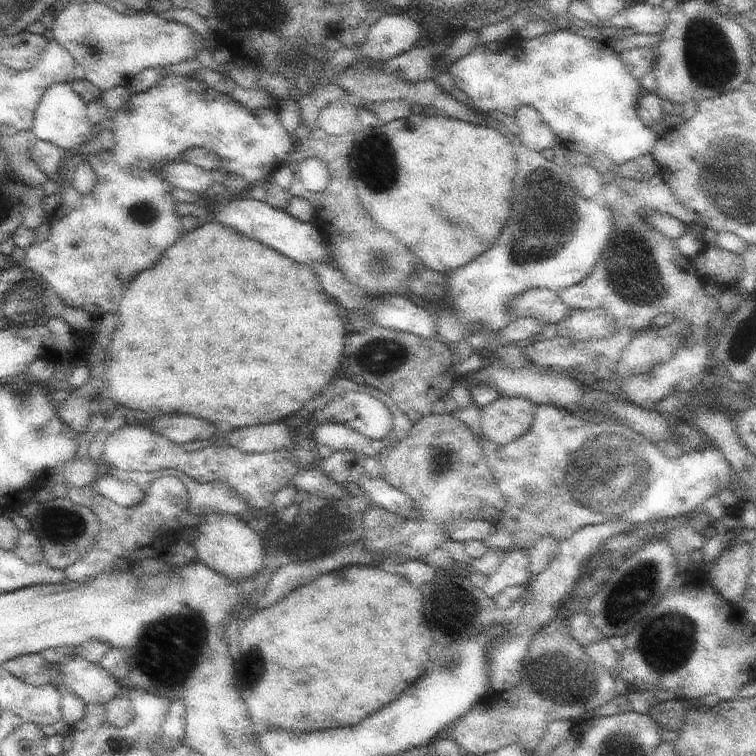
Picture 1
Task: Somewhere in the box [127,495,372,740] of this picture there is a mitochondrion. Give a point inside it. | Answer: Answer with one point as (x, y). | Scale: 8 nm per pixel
(166, 653)

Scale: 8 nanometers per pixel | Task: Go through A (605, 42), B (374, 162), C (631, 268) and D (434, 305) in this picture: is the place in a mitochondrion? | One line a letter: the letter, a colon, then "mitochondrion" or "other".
A: other
B: mitochondrion
C: mitochondrion
D: other

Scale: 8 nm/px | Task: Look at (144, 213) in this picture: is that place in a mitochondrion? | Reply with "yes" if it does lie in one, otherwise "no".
yes

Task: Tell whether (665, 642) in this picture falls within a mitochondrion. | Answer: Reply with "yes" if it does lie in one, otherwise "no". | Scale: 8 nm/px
yes

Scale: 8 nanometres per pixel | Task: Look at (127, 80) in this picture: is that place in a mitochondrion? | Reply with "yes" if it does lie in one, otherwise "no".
no

